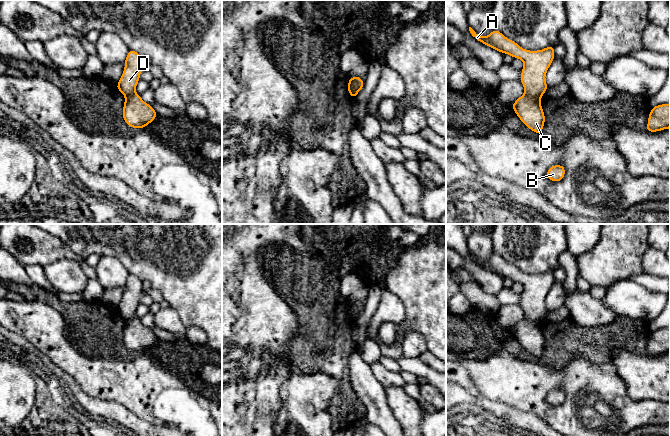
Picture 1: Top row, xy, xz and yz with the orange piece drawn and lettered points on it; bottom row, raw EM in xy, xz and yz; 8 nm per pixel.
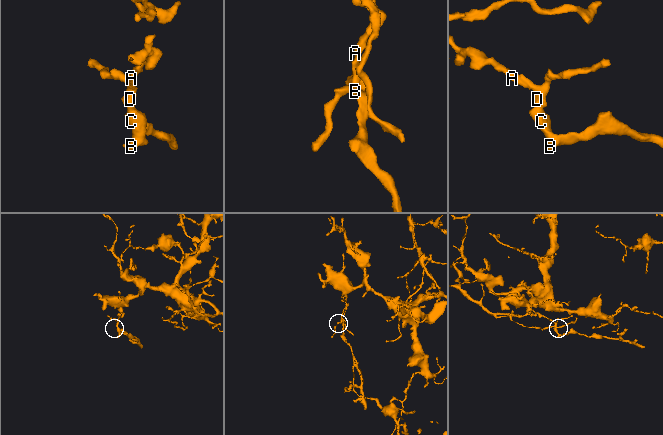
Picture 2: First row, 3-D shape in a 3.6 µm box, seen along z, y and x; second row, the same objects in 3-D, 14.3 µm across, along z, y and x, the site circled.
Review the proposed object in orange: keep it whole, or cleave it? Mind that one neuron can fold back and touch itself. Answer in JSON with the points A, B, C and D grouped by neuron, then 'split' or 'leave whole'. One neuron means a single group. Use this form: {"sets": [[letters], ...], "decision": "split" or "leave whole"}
{"sets": [["A", "D"], ["B", "C"]], "decision": "split"}

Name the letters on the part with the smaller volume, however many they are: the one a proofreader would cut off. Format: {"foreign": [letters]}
{"foreign": ["B", "C"]}

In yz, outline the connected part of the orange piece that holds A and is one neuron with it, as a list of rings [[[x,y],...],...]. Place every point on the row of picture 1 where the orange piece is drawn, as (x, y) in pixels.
[[[471,27],[469,31],[479,42],[499,51],[506,53],[513,58],[519,58],[524,66],[521,71],[521,83],[524,86],[525,94],[541,98],[548,89],[545,75],[552,61],[555,59],[554,46],[550,45],[545,49],[530,51],[521,48],[516,42],[506,38],[498,30],[493,30],[487,37],[478,35]]]

